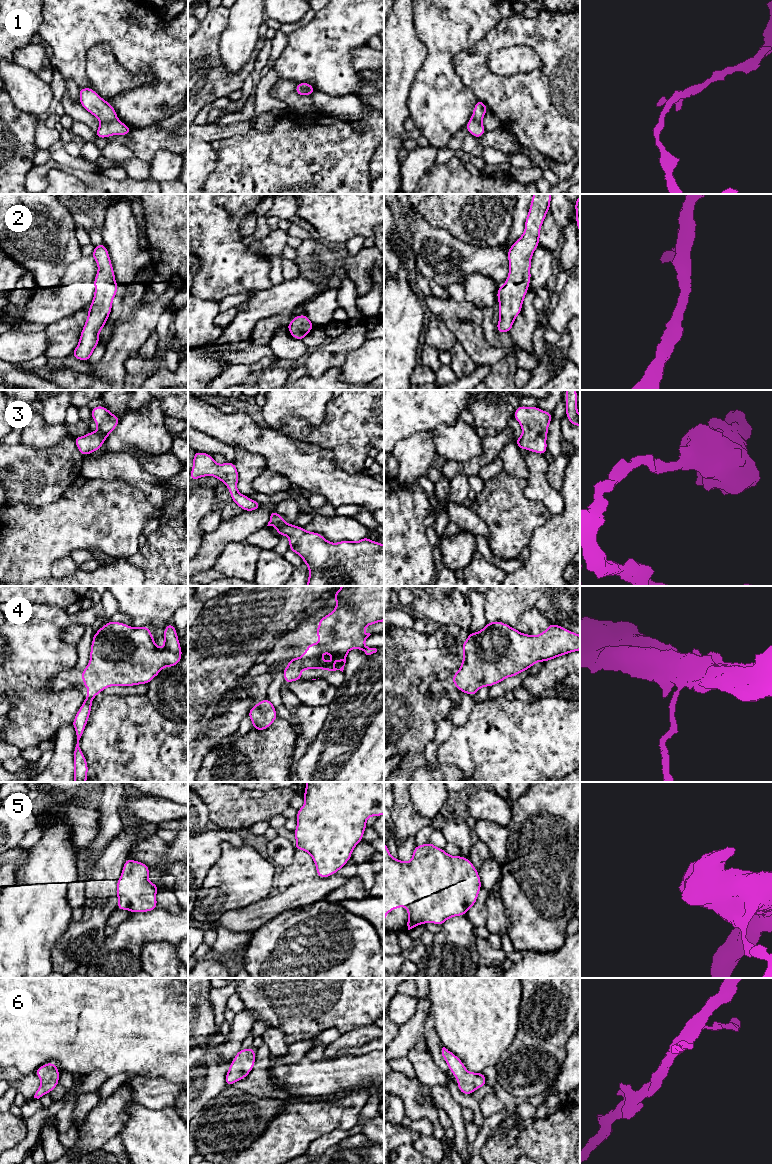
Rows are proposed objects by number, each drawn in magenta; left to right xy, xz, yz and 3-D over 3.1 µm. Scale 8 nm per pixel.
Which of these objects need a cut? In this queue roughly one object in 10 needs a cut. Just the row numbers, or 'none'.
none

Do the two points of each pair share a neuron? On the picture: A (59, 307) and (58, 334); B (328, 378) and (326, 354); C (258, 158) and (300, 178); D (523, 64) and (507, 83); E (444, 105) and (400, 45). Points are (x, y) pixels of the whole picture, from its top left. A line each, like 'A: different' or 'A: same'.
A: different
B: different
C: same
D: different
E: different

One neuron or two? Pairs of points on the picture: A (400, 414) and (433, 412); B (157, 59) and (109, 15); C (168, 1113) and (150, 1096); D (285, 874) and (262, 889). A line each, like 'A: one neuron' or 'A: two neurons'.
A: one neuron
B: one neuron
C: two neurons
D: two neurons

